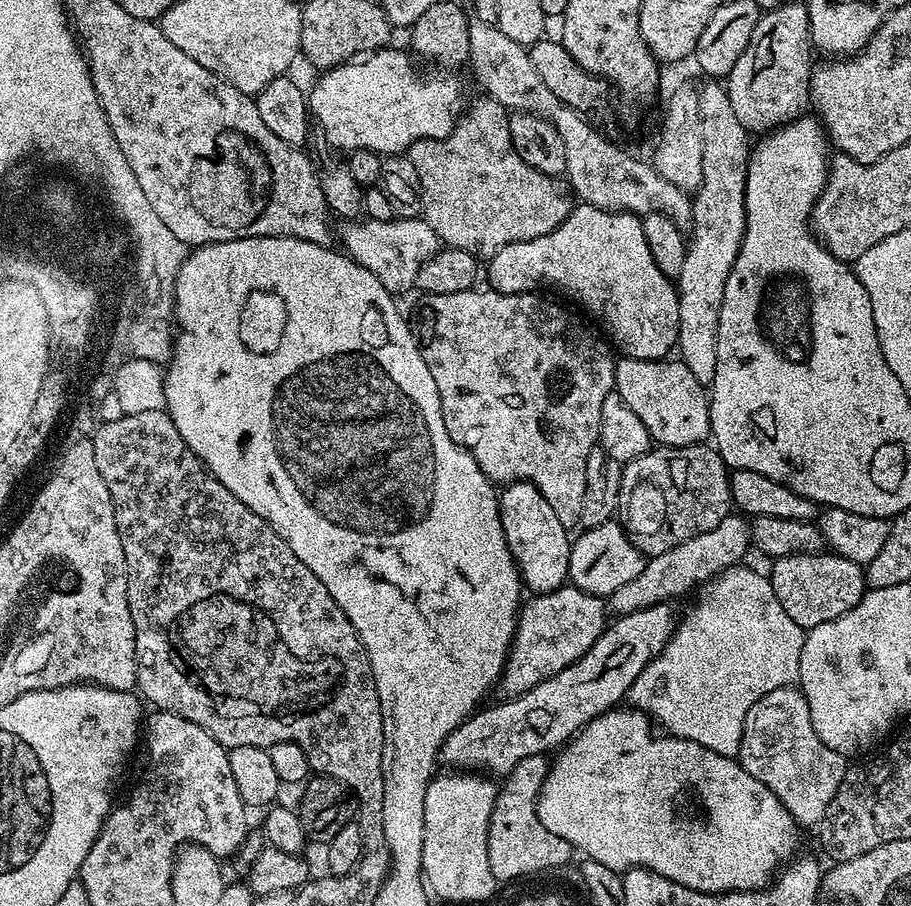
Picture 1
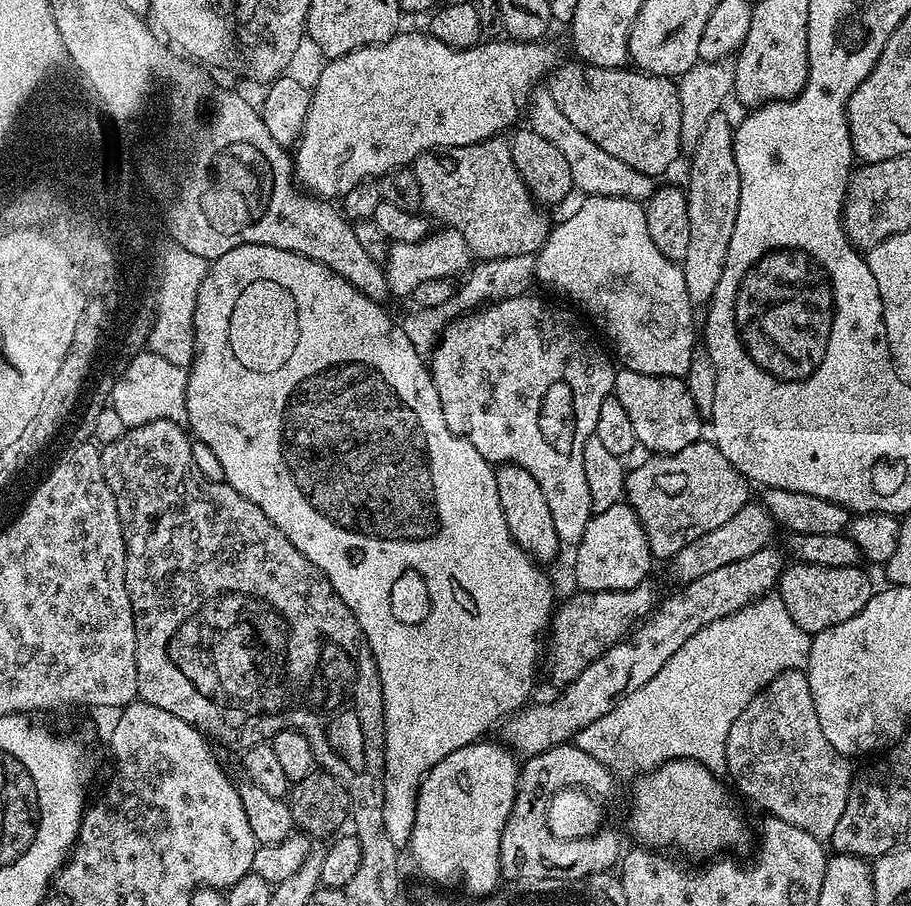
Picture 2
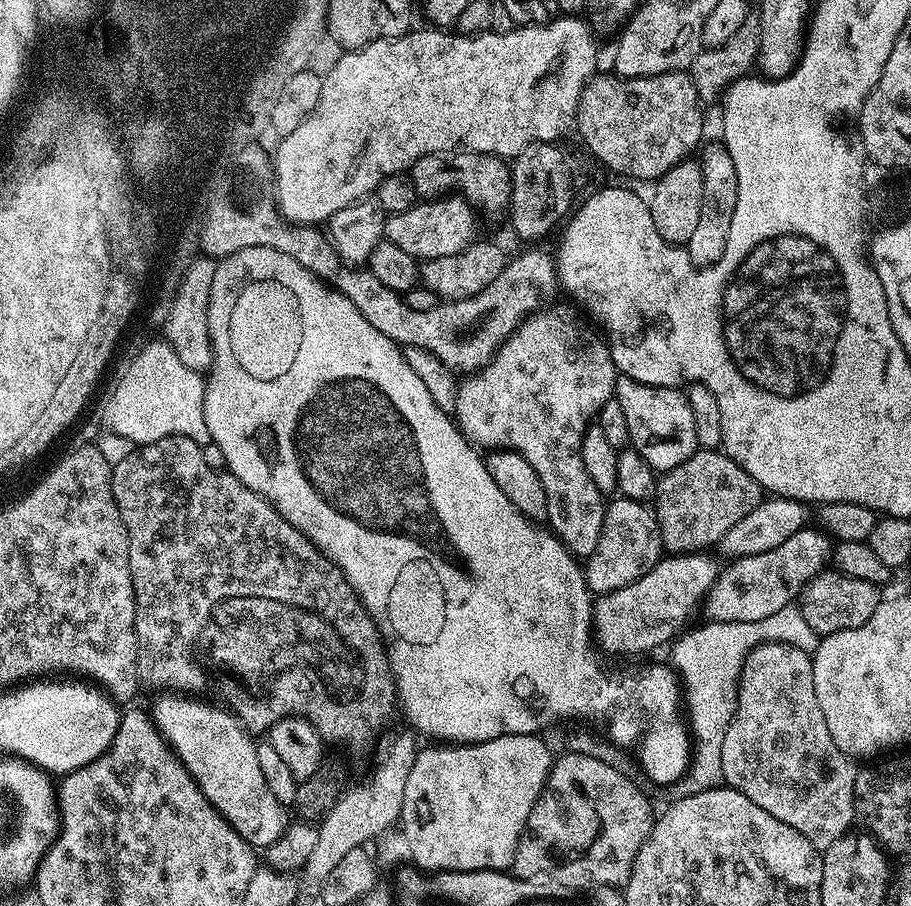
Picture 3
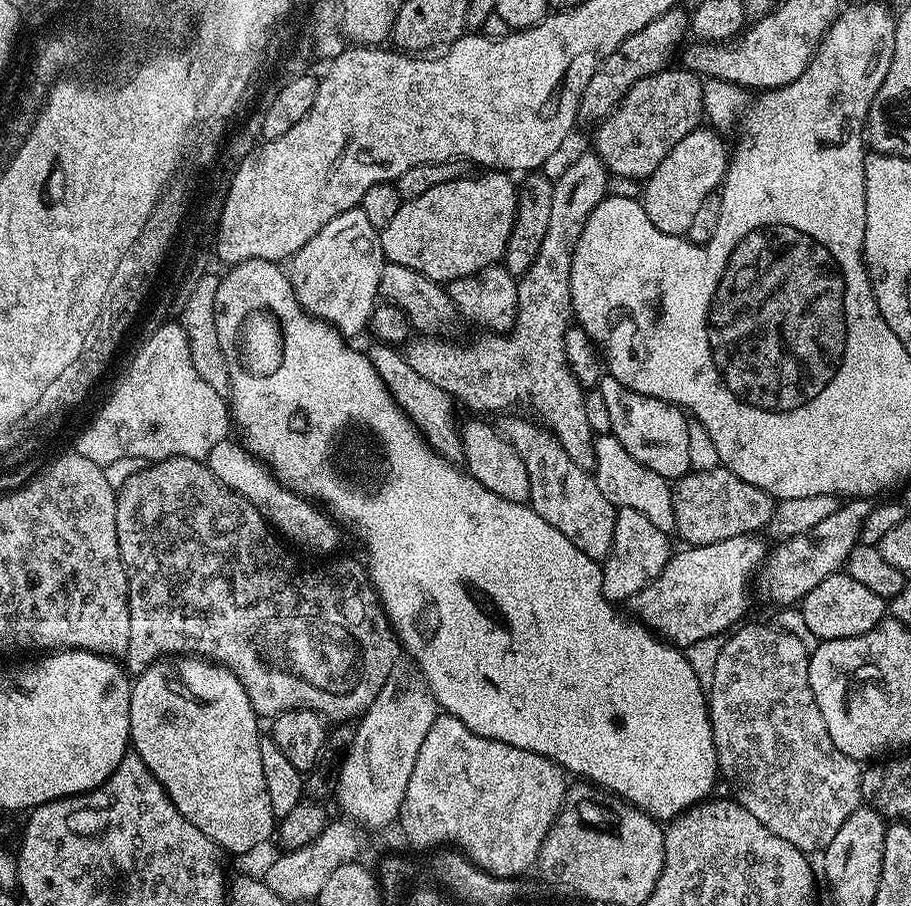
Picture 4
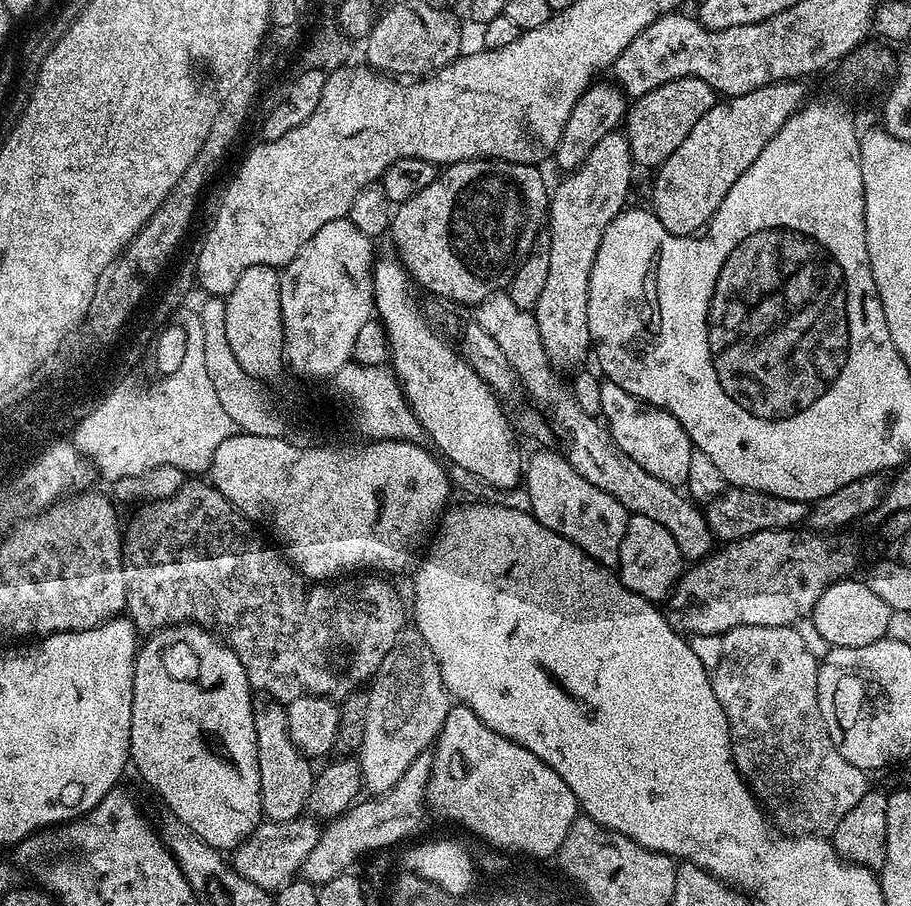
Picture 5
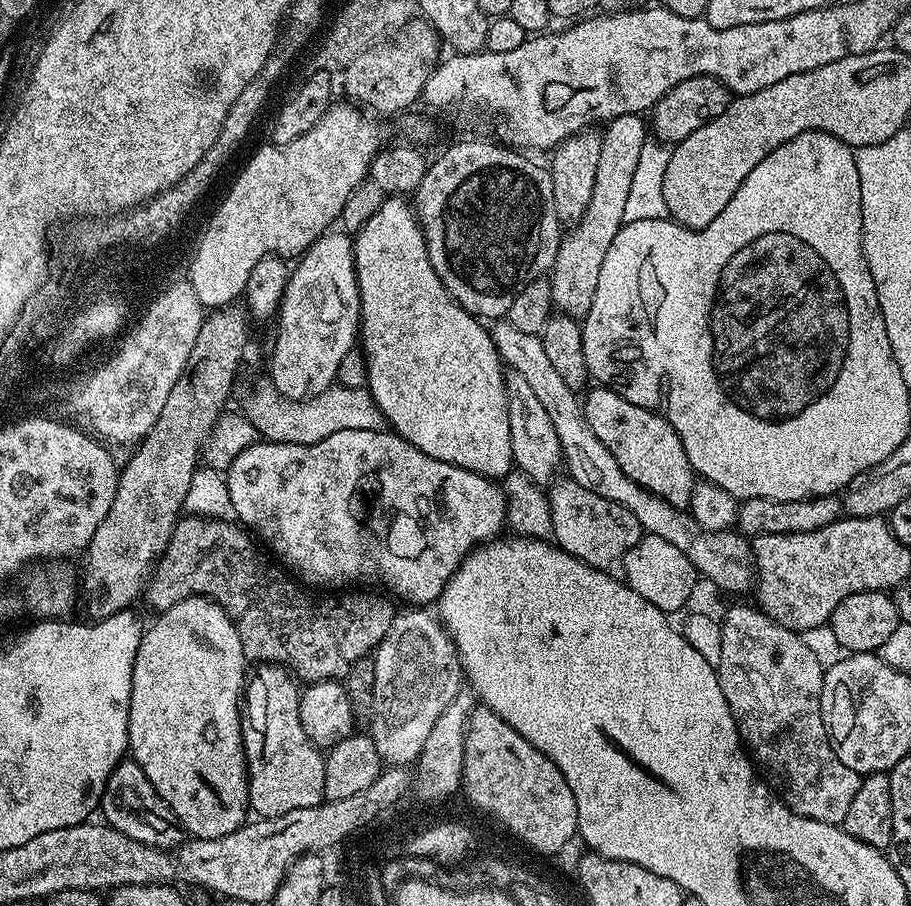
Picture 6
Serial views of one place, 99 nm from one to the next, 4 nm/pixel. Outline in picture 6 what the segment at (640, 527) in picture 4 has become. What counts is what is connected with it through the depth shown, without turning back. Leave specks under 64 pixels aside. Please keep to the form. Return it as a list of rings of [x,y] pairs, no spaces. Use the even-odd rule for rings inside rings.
[[[651,534],[641,535],[640,540],[624,556],[622,576],[634,590],[634,594],[642,594],[646,602],[658,606],[666,614],[673,614],[692,596],[696,588],[698,573],[695,566],[674,546],[674,542],[666,542],[666,538]]]

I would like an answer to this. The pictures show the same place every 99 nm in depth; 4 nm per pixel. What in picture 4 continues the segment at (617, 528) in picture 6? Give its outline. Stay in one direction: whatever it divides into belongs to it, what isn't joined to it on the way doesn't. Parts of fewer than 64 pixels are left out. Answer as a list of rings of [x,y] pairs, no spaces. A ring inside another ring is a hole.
[[[509,415],[502,425],[504,437],[514,446],[516,453],[526,466],[530,478],[530,506],[554,530],[562,530],[582,554],[601,562],[607,560],[608,551],[614,542],[614,522],[616,507],[598,490],[595,475],[570,462],[570,454],[562,450],[558,438],[548,428],[541,426],[535,419],[523,420],[520,416]]]

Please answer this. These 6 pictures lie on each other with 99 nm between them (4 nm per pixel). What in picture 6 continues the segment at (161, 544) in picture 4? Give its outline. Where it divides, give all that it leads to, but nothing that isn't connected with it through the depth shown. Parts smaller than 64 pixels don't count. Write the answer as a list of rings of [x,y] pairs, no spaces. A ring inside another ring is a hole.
[[[181,515],[177,520],[170,542],[163,556],[157,559],[148,581],[146,600],[148,596],[149,606],[156,608],[157,613],[165,612],[170,606],[191,596],[206,596],[235,623],[249,661],[286,666],[297,681],[308,684],[316,684],[320,680],[340,680],[347,676],[354,662],[375,653],[386,630],[390,630],[394,609],[382,597],[371,596],[368,590],[348,590],[356,592],[320,594],[315,600],[303,592],[305,589],[287,571],[281,570],[275,563],[268,564],[269,557],[264,557],[256,549],[257,541],[243,527],[227,519],[188,515]]]

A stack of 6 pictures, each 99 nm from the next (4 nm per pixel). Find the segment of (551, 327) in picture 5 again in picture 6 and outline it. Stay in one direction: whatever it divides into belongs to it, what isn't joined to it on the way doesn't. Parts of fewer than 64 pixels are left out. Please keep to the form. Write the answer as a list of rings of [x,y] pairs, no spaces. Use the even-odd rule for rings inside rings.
[[[626,114],[607,121],[602,132],[602,155],[598,161],[598,174],[594,177],[594,194],[590,194],[590,206],[586,214],[571,225],[572,232],[560,241],[556,261],[552,263],[550,283],[552,303],[557,313],[583,318],[594,302],[594,290],[598,290],[598,274],[602,274],[602,258],[614,242],[614,234],[626,223],[626,198],[630,198],[630,182],[634,182],[634,170],[638,170],[638,157],[642,146],[650,138],[650,128],[640,114]]]

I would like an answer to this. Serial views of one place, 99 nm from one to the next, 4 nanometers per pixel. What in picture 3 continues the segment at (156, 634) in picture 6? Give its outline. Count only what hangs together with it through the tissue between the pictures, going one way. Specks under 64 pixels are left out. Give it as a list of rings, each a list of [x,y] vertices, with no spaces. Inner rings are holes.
[[[160,694],[157,696],[160,697],[152,704],[152,716],[150,712],[151,727],[159,733],[163,743],[174,753],[183,771],[190,777],[191,783],[200,789],[201,797],[219,813],[223,823],[230,825],[232,831],[249,848],[253,850],[268,848],[270,842],[275,842],[278,834],[284,832],[285,809],[276,801],[274,794],[270,794],[266,786],[266,778],[262,778],[262,770],[258,767],[258,754],[256,753],[257,741],[253,739],[248,729],[232,715],[231,711],[219,703],[216,703],[217,705],[207,704],[204,701],[207,699],[193,698],[188,694]]]

